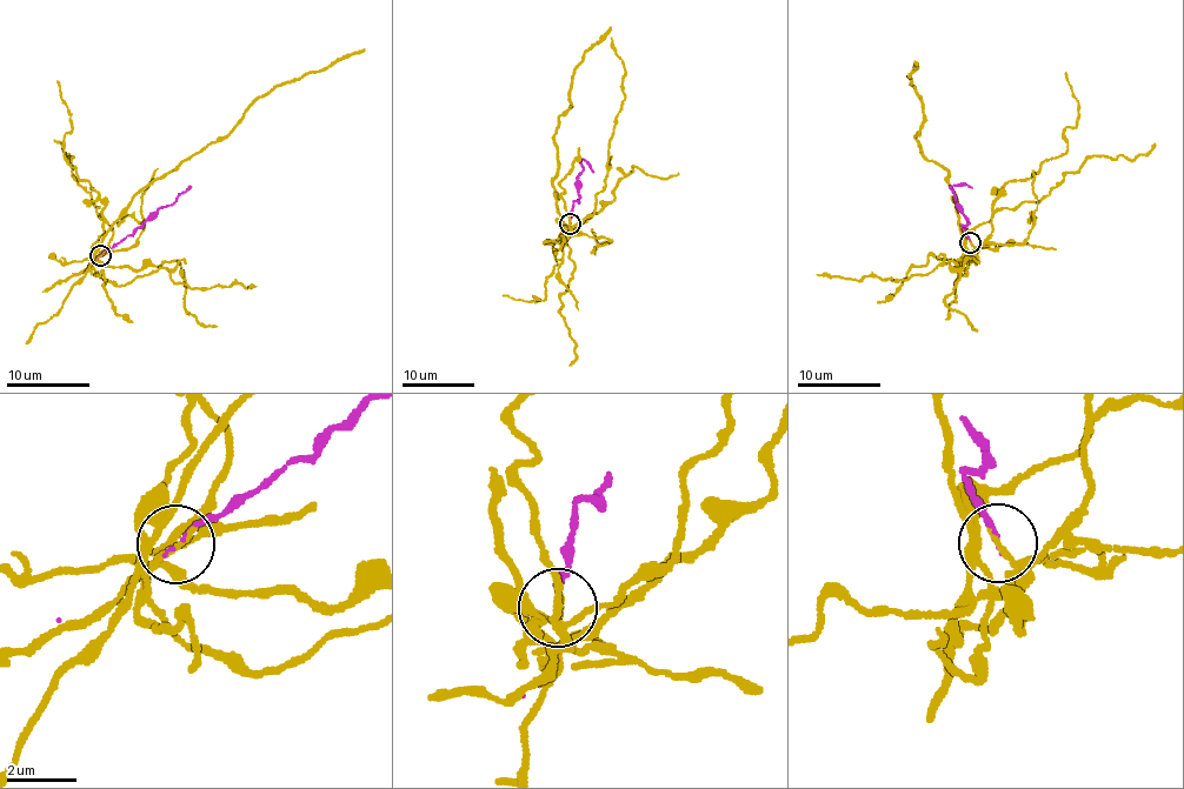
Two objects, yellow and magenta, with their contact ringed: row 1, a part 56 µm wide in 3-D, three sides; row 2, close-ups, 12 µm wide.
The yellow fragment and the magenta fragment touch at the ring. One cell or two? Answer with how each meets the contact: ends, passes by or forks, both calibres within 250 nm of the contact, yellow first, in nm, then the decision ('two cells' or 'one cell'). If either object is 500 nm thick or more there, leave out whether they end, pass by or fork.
yellow ends; magenta ends; calibres 180 and 90 nm; two cells

